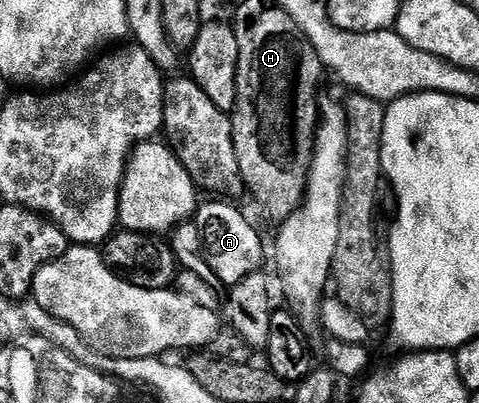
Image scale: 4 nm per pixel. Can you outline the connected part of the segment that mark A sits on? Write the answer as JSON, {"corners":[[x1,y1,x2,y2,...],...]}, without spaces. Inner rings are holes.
{"corners":[[210,201,199,204,196,224,202,236,202,255,208,267,216,271,219,282,229,287,240,283,248,275,259,272,262,266,262,237,241,211,226,201]]}

